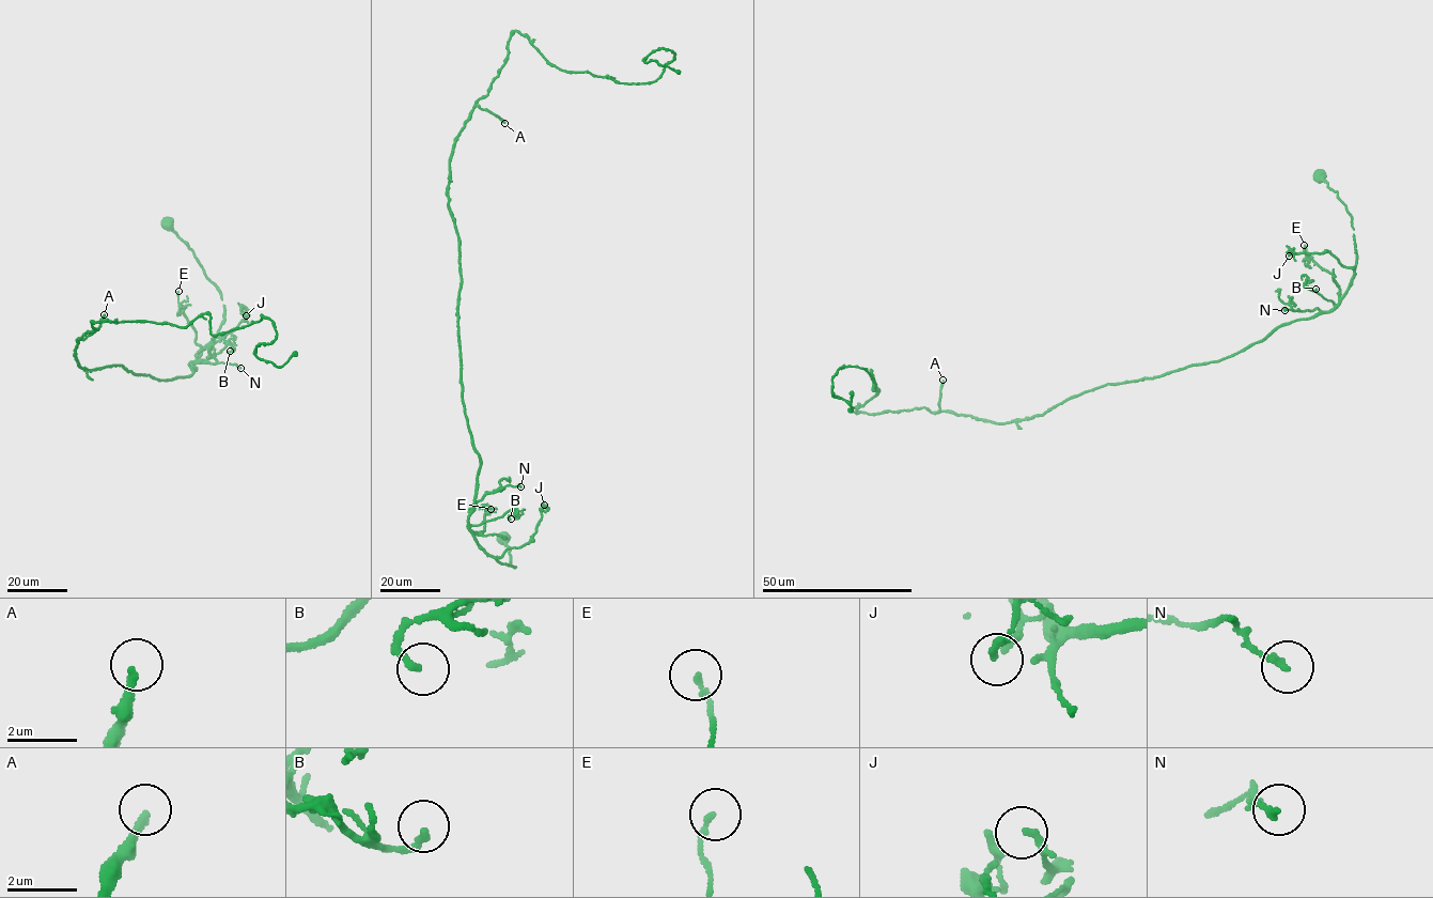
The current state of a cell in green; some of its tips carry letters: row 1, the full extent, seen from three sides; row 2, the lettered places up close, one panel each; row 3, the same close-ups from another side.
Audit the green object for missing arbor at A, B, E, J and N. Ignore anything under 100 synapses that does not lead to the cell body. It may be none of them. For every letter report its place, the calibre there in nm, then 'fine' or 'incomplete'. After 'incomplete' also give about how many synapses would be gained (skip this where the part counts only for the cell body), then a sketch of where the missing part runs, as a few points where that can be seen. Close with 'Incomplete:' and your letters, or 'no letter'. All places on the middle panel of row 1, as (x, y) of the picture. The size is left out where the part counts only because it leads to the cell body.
A: at (504, 123); 200 nm thick; incomplete; about 160 synapses; missing branch runs (504, 123), (555, 139), (591, 202), (605, 208), (622, 236), (638, 240), (620, 232), (596, 243), (601, 251)
B: at (511, 519); 200 nm thick; fine
E: at (491, 509); 150 nm thick; fine
J: at (544, 505); 200 nm thick; fine
N: at (520, 486); 180 nm thick; fine
Incomplete: A

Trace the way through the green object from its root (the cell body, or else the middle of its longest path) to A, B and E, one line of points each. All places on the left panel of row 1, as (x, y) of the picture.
A: (167, 221), (224, 308), (196, 369), (159, 380), (120, 365), (82, 368), (76, 340), (104, 314)
B: (167, 221), (192, 250), (224, 308), (218, 336), (193, 362), (215, 356), (227, 344), (233, 347), (230, 351)
E: (167, 221), (192, 250), (224, 308), (218, 336), (197, 359), (200, 346), (178, 304), (178, 291)

